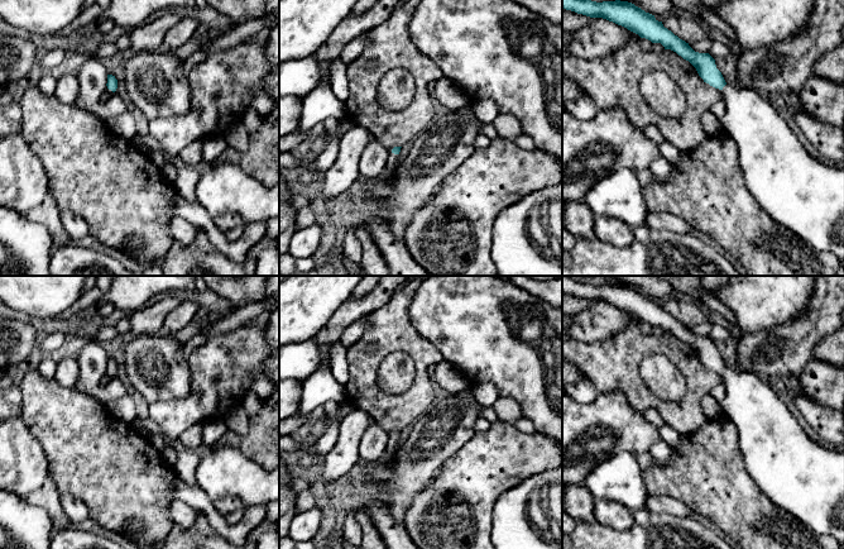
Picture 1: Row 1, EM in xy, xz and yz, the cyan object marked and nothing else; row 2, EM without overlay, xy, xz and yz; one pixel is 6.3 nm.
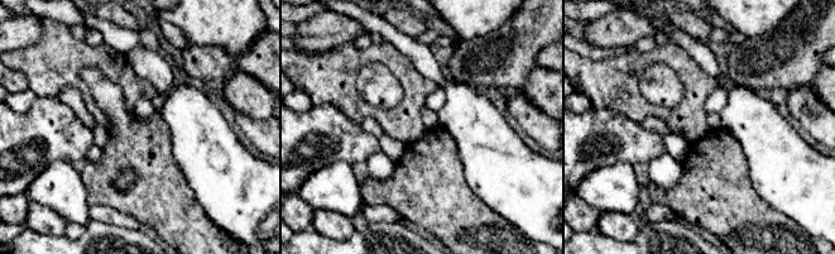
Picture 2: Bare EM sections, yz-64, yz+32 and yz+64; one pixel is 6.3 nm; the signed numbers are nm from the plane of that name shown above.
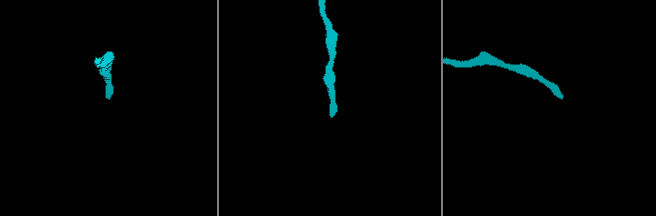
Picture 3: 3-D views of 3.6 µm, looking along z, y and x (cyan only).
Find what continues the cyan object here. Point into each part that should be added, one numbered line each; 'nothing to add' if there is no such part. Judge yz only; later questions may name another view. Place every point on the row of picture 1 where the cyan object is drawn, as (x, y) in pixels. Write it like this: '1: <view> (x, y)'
1: yz (805, 196)

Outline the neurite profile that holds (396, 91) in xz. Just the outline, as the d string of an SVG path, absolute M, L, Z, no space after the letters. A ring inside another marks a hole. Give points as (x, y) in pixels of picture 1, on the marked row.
M403 68L387 72L377 87L378 105L387 111L406 109L414 97L414 77Z

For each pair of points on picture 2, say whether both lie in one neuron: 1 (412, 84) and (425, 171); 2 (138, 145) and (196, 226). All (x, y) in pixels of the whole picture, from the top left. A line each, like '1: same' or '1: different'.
1: different
2: same

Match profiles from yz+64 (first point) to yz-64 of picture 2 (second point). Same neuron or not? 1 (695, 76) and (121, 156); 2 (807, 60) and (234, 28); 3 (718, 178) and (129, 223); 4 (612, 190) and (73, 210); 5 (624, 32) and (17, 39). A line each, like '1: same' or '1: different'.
1: different
2: different
3: different
4: same
5: same

